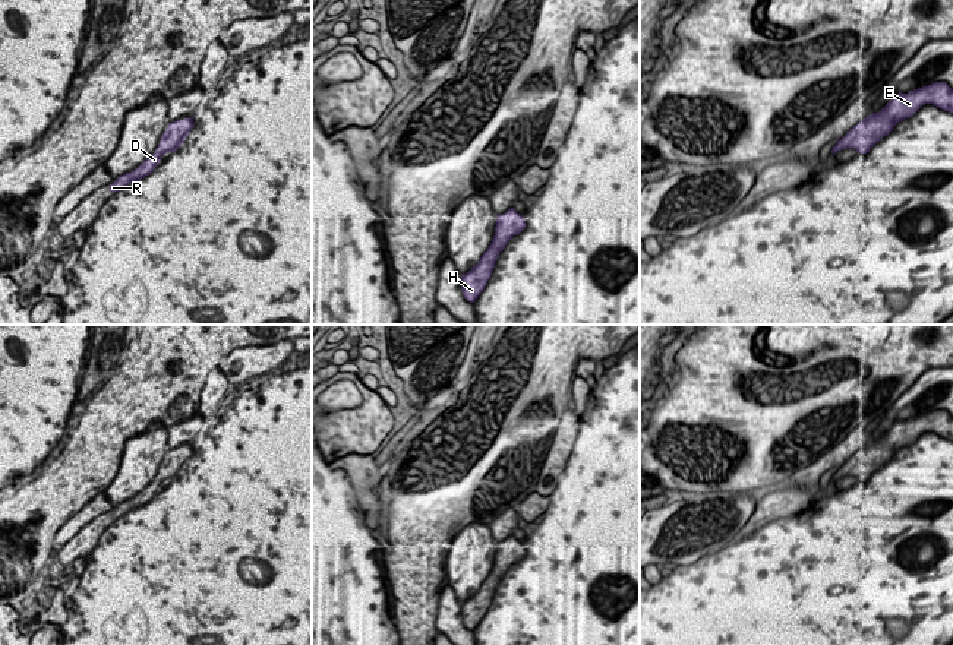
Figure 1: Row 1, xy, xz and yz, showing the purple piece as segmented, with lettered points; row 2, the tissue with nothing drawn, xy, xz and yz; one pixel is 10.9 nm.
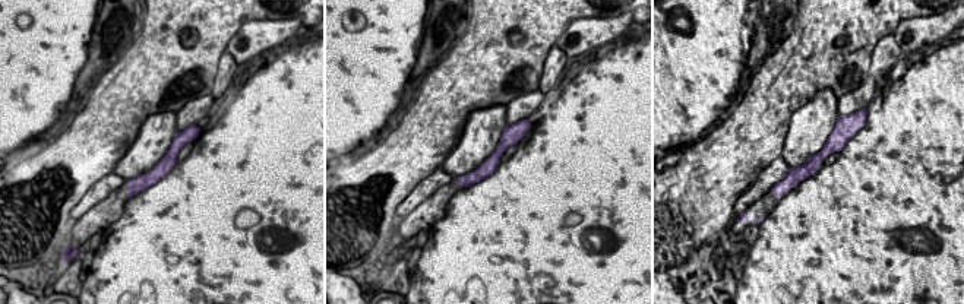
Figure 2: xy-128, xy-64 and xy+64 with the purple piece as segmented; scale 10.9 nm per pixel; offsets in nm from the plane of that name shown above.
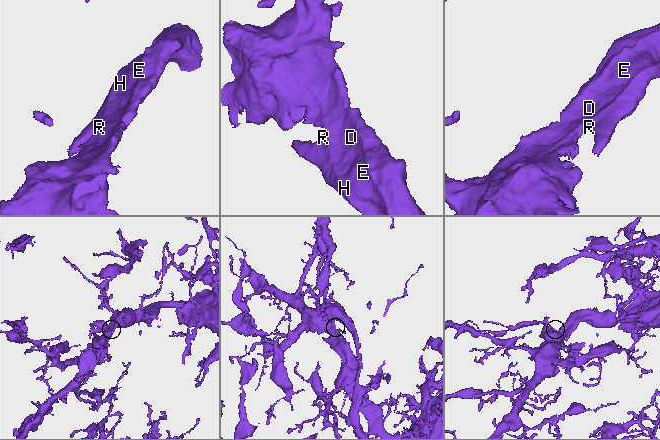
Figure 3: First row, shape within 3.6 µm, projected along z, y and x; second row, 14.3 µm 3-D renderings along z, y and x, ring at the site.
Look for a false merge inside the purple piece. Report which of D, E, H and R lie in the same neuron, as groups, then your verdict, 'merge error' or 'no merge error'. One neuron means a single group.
groups D E H R; no merge error

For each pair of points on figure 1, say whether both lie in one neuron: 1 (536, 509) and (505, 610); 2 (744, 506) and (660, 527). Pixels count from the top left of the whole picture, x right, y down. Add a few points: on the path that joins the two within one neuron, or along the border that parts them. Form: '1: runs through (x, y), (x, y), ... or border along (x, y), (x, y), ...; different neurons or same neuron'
1: border along (549, 498), (549, 505), (542, 514); different neurons
2: runs through (723, 514), (704, 524), (681, 527); same neuron

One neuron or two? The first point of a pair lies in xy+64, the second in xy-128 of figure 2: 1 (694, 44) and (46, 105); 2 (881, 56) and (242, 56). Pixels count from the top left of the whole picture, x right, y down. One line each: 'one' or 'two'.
1: one
2: two

